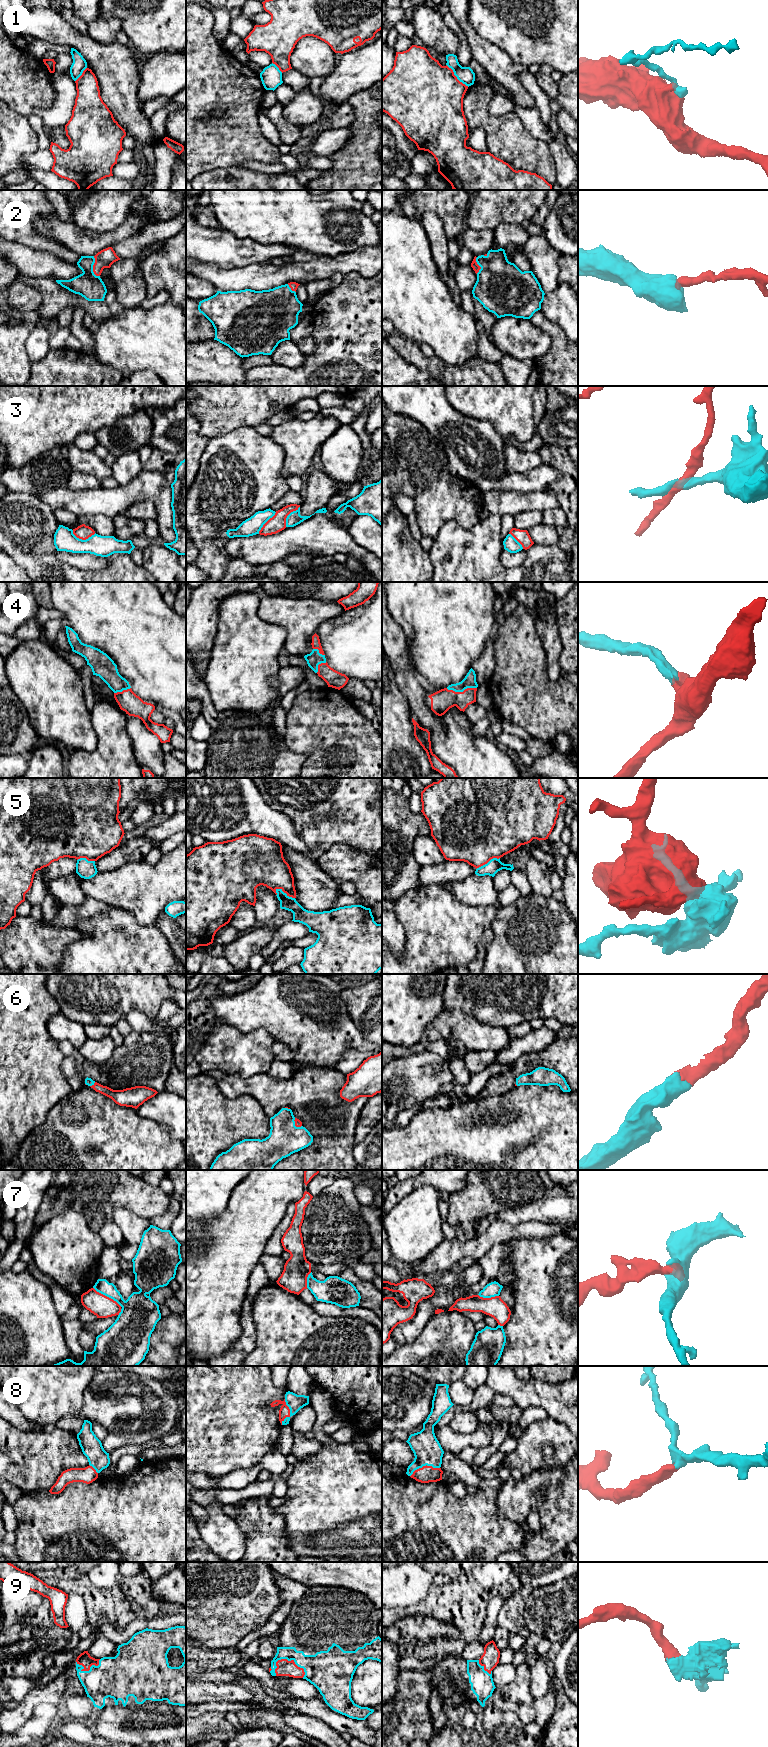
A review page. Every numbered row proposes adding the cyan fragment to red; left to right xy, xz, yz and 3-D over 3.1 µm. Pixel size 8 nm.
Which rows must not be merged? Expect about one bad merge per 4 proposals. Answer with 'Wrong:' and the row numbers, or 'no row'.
Wrong: 1, 3, 5, 7, 9

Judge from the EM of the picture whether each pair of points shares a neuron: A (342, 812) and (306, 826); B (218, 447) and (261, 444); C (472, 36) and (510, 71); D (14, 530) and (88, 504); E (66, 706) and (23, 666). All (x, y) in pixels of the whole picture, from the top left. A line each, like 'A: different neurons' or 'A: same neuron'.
A: same neuron
B: same neuron
C: same neuron
D: different neurons
E: same neuron

